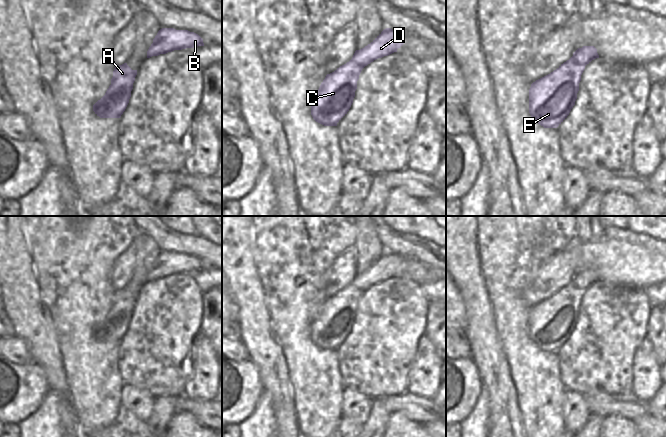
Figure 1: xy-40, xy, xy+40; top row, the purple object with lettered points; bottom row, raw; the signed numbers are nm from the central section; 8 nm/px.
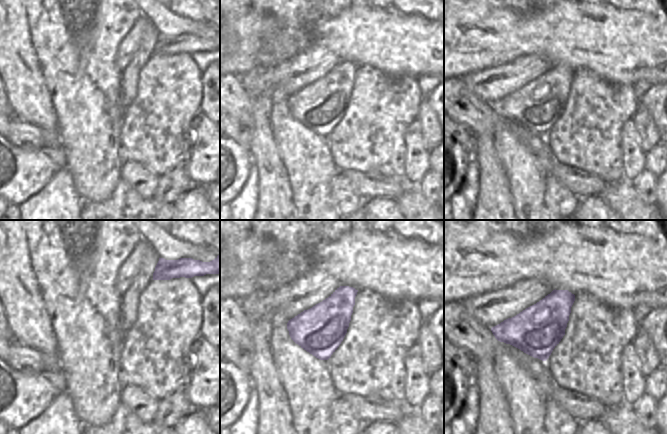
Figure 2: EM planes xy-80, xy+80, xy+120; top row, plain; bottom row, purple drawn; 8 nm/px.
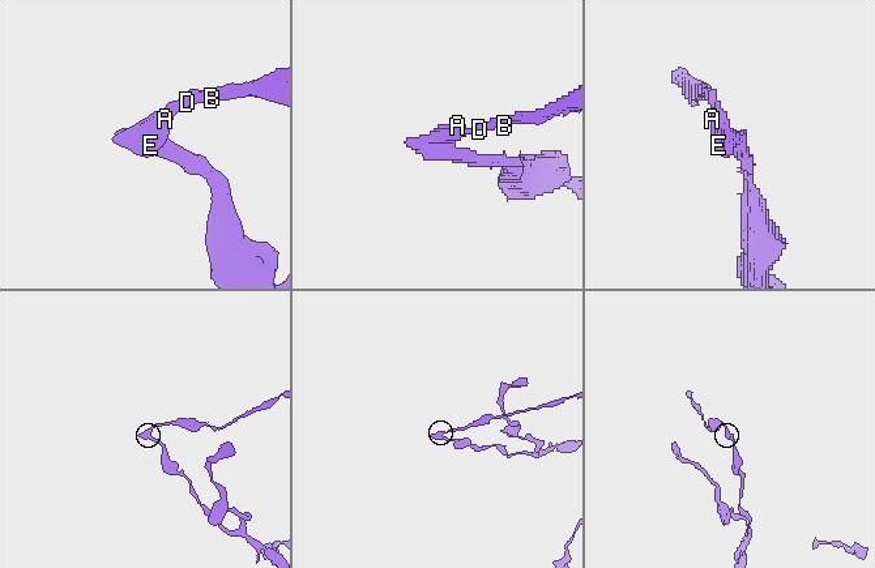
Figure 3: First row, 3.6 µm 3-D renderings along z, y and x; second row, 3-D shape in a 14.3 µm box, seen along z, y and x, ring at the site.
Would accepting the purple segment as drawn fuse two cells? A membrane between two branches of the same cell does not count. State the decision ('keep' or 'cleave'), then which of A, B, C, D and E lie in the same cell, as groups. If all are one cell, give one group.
cleave; A C E / B D

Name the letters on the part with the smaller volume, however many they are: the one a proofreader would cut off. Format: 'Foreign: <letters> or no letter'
Foreign: B, D

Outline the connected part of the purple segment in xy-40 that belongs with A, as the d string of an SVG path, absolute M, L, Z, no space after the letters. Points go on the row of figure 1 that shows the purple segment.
M127 63L115 66L111 85L105 95L93 105L93 111L100 118L120 118L125 111L137 70L132 70Z

